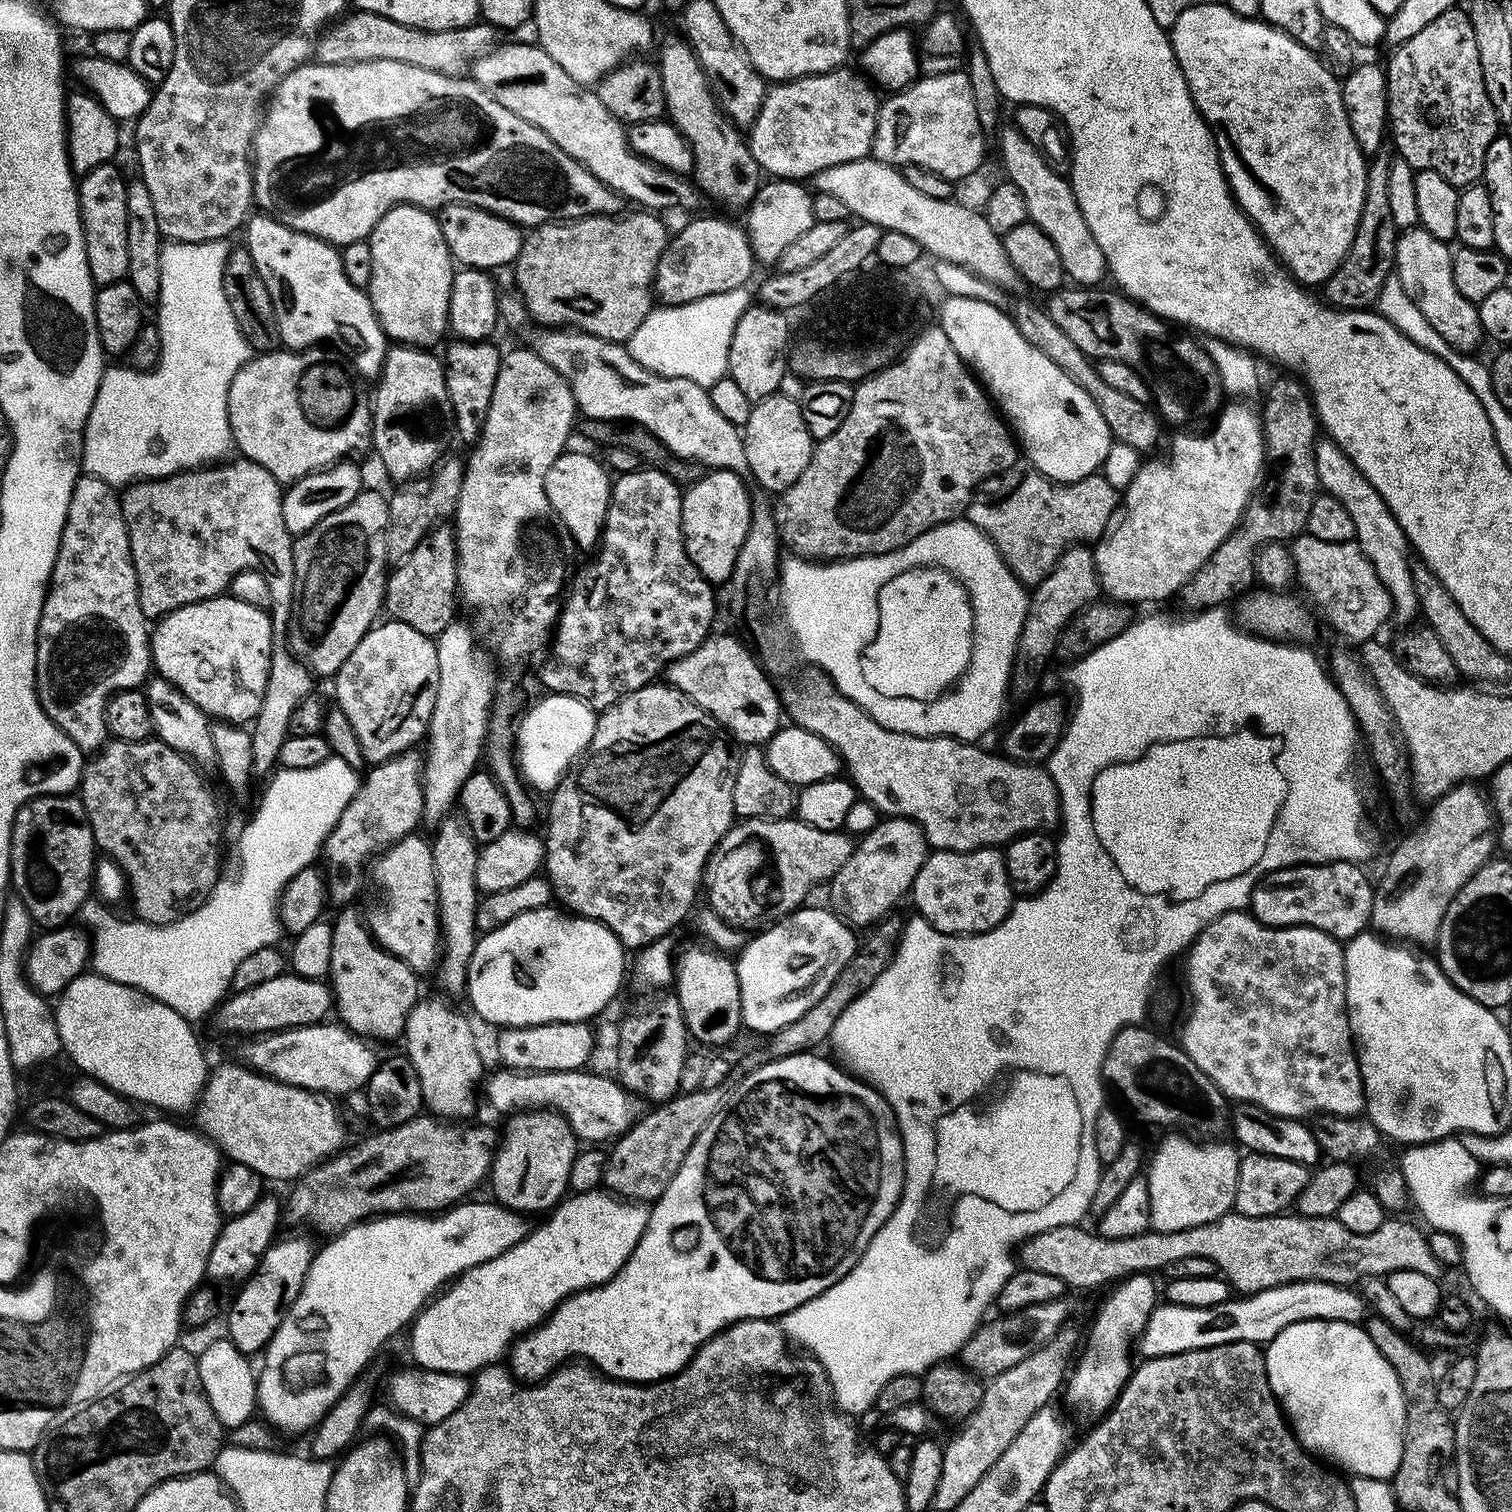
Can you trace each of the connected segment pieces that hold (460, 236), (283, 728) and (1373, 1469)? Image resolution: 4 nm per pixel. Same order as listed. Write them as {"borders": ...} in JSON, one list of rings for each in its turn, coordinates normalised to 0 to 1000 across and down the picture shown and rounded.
{"borders":[[[[294,135],[290,138],[290,145],[300,173],[311,177],[326,179],[341,175],[344,163],[347,162],[347,154],[338,146],[310,135]]],[[[183,428],[181,431],[180,440],[177,441],[177,453],[175,457],[175,464],[166,482],[167,509],[170,514],[177,514],[183,507],[185,497],[192,487],[192,475],[196,468],[200,463],[204,462],[206,458],[204,457],[206,455],[206,450],[208,450],[207,445],[204,444],[190,428]]],[[[887,873],[856,874],[839,887],[836,903],[840,919],[844,923],[854,946],[857,948],[857,953],[862,958],[874,966],[880,967],[887,974],[920,979],[927,967],[930,930],[925,909],[922,909],[919,901],[911,896],[911,890],[906,888],[900,876]]]]}

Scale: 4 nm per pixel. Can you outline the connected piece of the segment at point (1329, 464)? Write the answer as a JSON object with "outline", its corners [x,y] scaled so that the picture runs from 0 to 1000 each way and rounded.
{"outline":[[[871,290],[869,306],[872,311],[872,319],[874,323],[878,327],[885,329],[885,332],[890,335],[890,340],[893,340],[893,343],[896,345],[896,359],[899,360],[902,364],[903,369],[909,374],[911,382],[917,388],[921,396],[923,409],[931,410],[934,407],[936,408],[938,400],[934,387],[934,375],[933,370],[931,370],[933,360],[926,347],[922,343],[922,340],[917,335],[914,327],[909,324],[903,313],[901,313],[901,311],[898,311],[898,308],[896,308],[894,303],[880,290]]]}

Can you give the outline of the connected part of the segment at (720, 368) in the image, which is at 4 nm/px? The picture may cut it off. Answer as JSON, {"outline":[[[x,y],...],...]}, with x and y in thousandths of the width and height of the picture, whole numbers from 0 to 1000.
{"outline":[[[494,190],[480,192],[474,196],[468,196],[456,201],[442,201],[441,202],[432,203],[425,216],[419,218],[418,223],[414,226],[415,233],[423,241],[436,249],[448,249],[454,250],[460,254],[464,254],[467,257],[470,257],[472,253],[479,251],[481,245],[481,235],[483,234],[483,224],[485,221],[485,216],[488,216],[488,210],[498,200],[499,196],[495,194]]]}

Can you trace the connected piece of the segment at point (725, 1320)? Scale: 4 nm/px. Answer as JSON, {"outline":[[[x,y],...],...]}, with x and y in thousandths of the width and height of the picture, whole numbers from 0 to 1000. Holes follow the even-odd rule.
{"outline":[[[527,697],[526,698],[517,698],[515,700],[509,700],[503,704],[502,706],[497,707],[489,714],[489,718],[485,722],[482,722],[479,726],[479,730],[475,734],[475,737],[472,737],[472,739],[470,739],[467,742],[467,745],[464,747],[464,750],[462,750],[460,757],[456,758],[456,761],[454,763],[454,766],[451,769],[451,771],[448,774],[448,776],[446,776],[446,779],[440,784],[439,789],[434,793],[431,797],[429,802],[429,808],[427,808],[427,813],[425,816],[425,819],[422,821],[422,824],[419,824],[419,827],[417,829],[417,832],[410,839],[410,842],[401,847],[399,849],[393,849],[391,852],[384,852],[384,854],[378,855],[378,857],[374,857],[364,868],[362,868],[359,874],[358,878],[355,877],[347,882],[338,890],[337,897],[339,897],[339,902],[337,901],[337,907],[342,913],[345,914],[356,914],[360,910],[367,907],[372,901],[376,901],[379,897],[383,898],[384,900],[390,901],[392,905],[404,910],[406,913],[411,913],[419,915],[431,915],[433,913],[440,913],[441,910],[445,910],[446,907],[450,907],[456,901],[456,898],[462,892],[467,888],[472,882],[477,881],[478,878],[481,878],[483,876],[487,876],[489,873],[504,873],[506,872],[516,872],[519,868],[525,866],[528,864],[530,864],[536,858],[538,858],[541,856],[546,854],[549,851],[552,851],[563,839],[566,835],[569,834],[569,830],[573,827],[573,824],[578,819],[578,816],[581,812],[589,806],[589,803],[593,800],[593,796],[595,794],[595,788],[598,786],[598,757],[595,754],[595,747],[593,745],[593,738],[590,735],[590,733],[585,726],[579,722],[579,720],[575,718],[571,714],[567,713],[565,711],[556,712],[556,709],[548,701],[540,698],[542,697]],[[359,878],[365,883],[365,886],[360,887]],[[358,897],[358,899],[355,901],[353,905],[349,905],[351,899],[354,899]]]}

